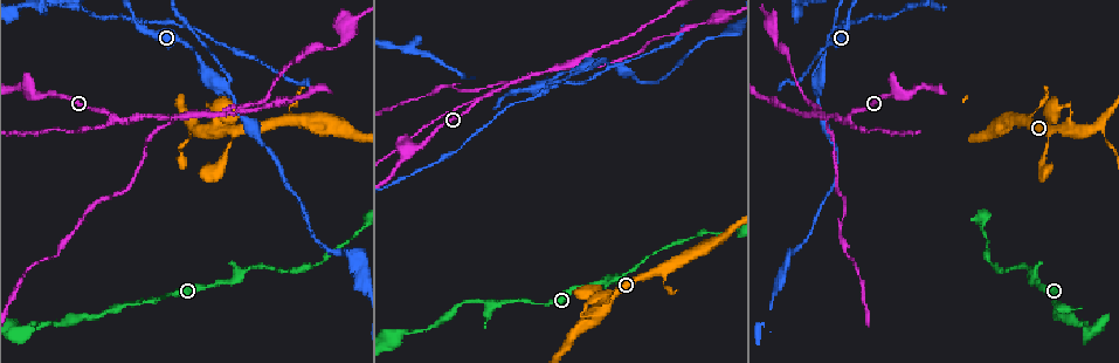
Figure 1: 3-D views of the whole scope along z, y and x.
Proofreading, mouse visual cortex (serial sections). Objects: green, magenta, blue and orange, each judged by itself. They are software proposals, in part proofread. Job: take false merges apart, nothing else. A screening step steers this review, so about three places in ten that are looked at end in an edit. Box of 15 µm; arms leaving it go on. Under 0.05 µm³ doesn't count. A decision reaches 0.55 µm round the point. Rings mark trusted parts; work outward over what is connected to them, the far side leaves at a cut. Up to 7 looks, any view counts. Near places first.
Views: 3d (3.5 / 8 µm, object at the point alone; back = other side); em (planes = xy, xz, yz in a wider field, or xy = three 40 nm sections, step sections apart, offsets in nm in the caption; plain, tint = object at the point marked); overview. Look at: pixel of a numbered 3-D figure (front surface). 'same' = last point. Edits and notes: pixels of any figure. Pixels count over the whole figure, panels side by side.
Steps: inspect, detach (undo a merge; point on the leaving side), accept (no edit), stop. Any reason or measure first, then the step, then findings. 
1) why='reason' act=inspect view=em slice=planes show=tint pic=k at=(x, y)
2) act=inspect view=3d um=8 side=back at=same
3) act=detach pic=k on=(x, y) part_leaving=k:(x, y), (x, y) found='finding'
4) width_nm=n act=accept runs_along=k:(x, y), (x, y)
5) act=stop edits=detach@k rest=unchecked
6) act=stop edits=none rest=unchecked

why='thick turns thin' act=inspect view=3d um=8 pic=1 at=(232, 142)

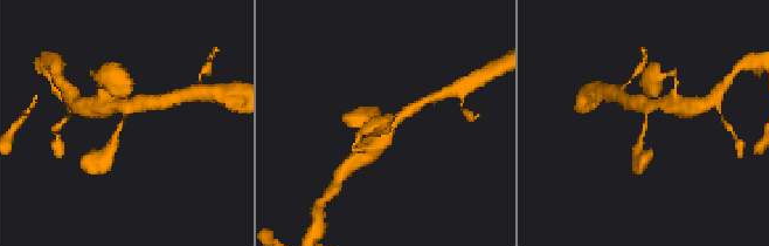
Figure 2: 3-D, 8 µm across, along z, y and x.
arm_widths_nm=200,350 act=inspect view=em slice=xy step=1 show=tint pic=2 at=(124, 119)

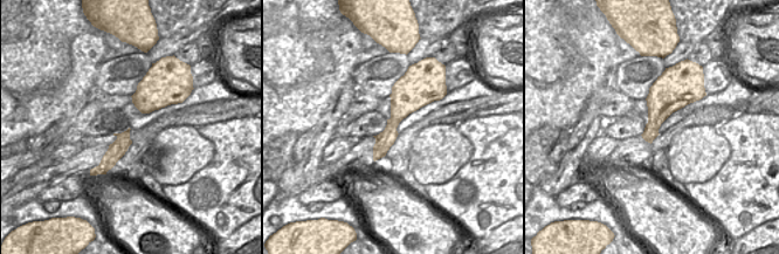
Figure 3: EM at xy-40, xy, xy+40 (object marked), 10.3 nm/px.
act=accept found='continuous, no second cell'

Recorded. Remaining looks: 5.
why='arms part here' act=inspect view=em slice=xy step=1 show=tint pic=1 at=(1056, 304)

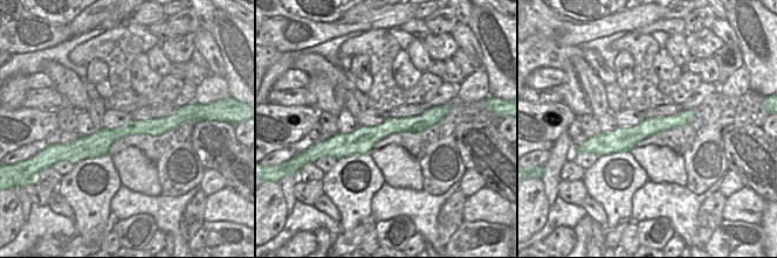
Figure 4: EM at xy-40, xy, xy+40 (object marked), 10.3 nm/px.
why='wider look' act=inspect view=3d um=3.5 at=same

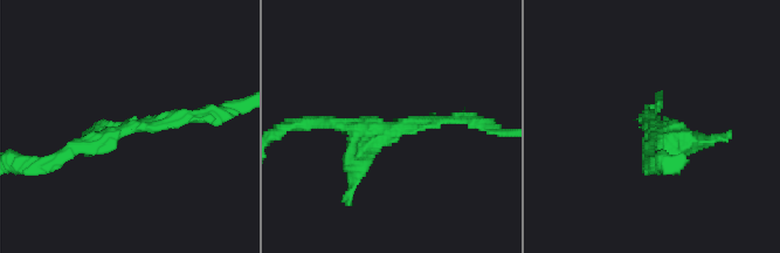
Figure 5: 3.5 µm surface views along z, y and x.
width_nm=240 act=detach pic=5 on=(699, 139) part_leaving=5:(661, 131), (697, 142), (727, 142) found='a second cell is stuck on'

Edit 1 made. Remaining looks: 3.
why='side arm on a straight run' act=inspect view=3d um=8 pic=1 at=(484, 95)

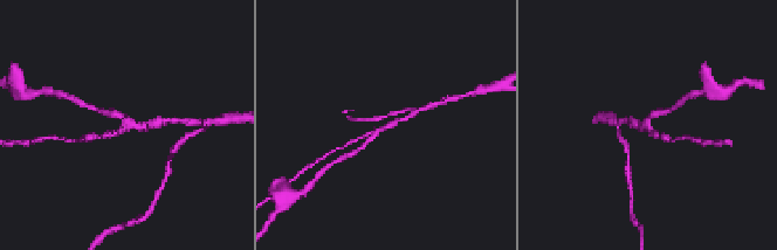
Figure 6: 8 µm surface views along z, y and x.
act=inspect view=em slice=xy step=5 show=tint pic=6 at=(123, 119)

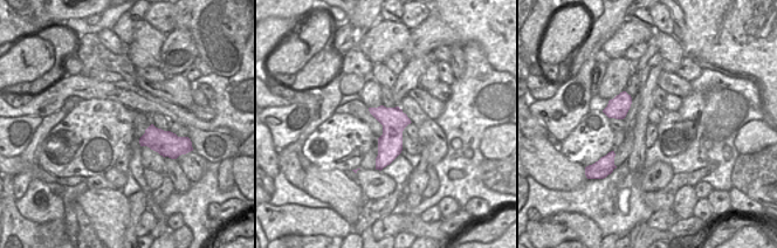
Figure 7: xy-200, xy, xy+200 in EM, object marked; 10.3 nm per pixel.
arm_widths_nm=150,150,150 act=accept runs_along=6:(363, 147), (379, 130), (418, 111) found='all the same cell'

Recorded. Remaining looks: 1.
act=stop edits=detach@5 rest=unchecked

